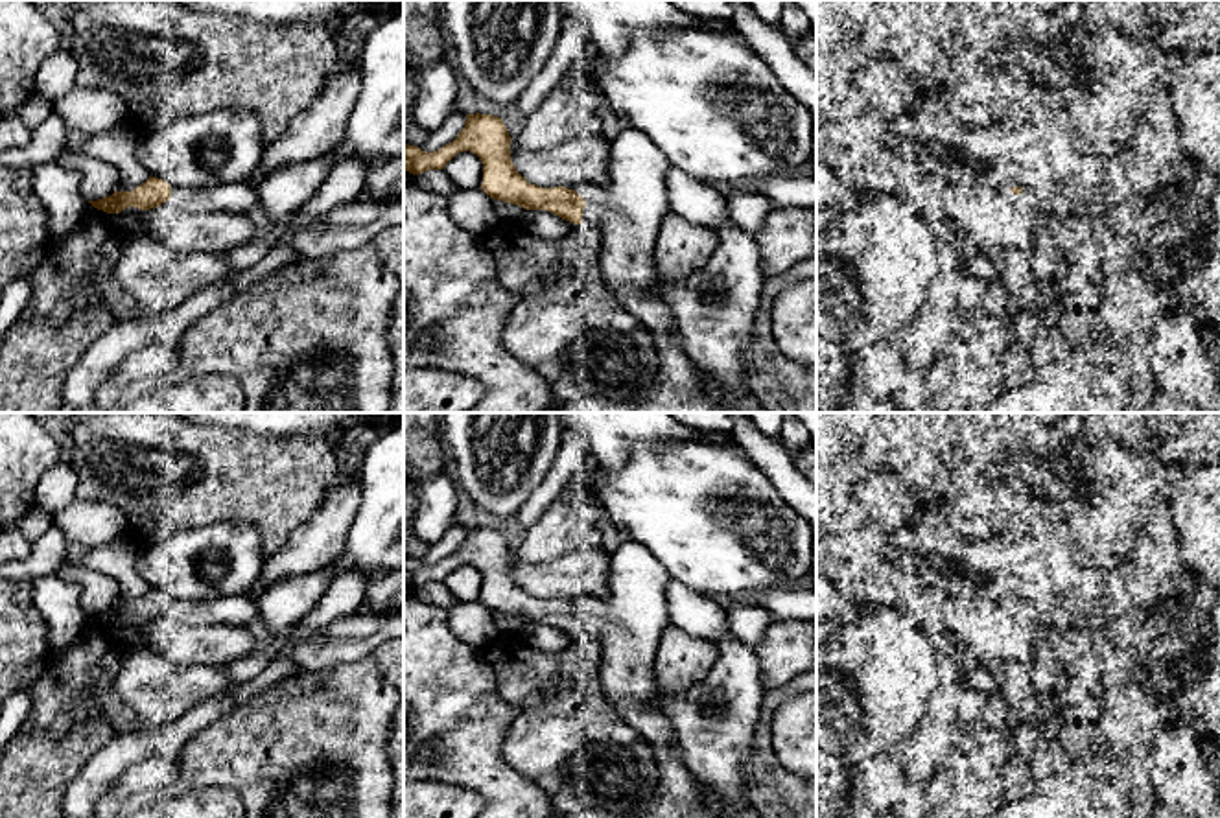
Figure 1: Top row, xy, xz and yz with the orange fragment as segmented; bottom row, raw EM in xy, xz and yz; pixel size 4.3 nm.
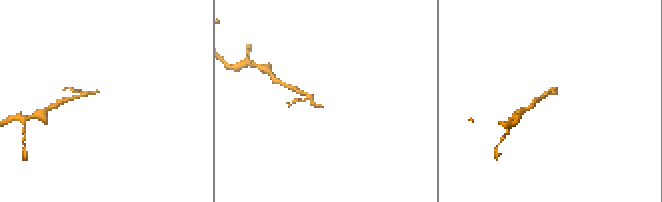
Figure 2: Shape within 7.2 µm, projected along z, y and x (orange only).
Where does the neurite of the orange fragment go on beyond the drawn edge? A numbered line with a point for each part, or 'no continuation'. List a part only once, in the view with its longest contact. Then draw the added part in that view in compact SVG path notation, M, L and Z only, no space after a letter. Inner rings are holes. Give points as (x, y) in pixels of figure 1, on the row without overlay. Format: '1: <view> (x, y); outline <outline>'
1: xz (627, 627); outline M625 538L610 555L610 595L593 604L584 617L582 636L599 645L599 678L616 713L628 722L652 748L658 765L658 785L652 798L632 814L614 814L582 809L558 818L730 818L702 790L687 772L665 717L651 706L656 691L652 674L654 654L663 630L671 625L665 588L671 577L651 551L632 538Z

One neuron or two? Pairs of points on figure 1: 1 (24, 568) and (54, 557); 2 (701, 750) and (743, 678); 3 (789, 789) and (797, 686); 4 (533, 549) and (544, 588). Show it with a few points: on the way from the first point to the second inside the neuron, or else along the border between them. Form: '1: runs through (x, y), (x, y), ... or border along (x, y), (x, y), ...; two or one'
1: runs through (32, 568), (46, 557); one
2: runs through (717, 732), (732, 715), (734, 697); one
3: runs through (763, 761), (763, 721), (769, 708); one
4: border along (577, 548), (539, 562), (526, 562), (515, 553); two

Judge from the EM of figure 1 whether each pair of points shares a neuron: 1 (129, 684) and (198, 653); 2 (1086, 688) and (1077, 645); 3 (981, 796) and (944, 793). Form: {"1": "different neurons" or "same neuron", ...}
{"1": "different neurons", "2": "same neuron", "3": "same neuron"}

